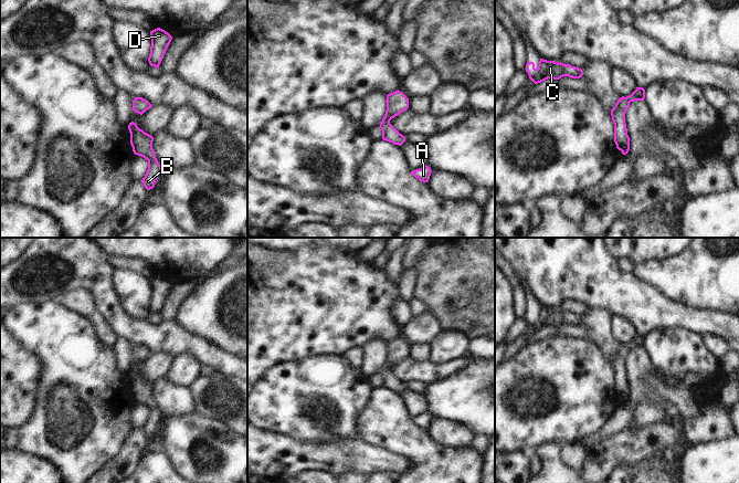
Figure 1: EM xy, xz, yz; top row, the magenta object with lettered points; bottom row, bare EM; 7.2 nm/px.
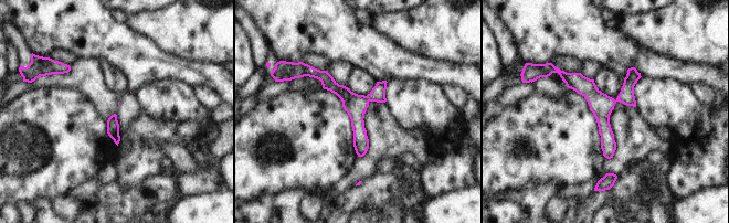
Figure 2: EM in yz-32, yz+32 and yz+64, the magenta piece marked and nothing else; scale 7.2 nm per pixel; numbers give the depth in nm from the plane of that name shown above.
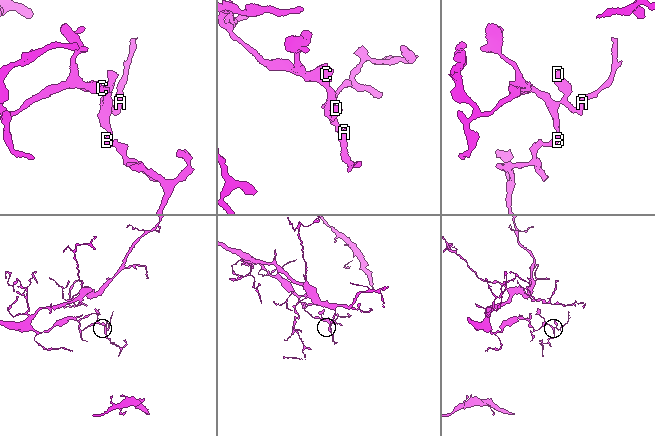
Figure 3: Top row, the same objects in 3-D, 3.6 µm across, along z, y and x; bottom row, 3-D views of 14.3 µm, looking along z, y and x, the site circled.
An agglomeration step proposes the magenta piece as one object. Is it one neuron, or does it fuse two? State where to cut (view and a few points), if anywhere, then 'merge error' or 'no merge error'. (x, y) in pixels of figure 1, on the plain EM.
no cut; no merge error

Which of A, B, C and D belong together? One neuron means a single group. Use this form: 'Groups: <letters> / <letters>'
Groups: A B C D.

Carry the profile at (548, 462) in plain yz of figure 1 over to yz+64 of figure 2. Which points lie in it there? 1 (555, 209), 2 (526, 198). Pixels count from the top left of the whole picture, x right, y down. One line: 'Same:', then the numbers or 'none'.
Same: 2

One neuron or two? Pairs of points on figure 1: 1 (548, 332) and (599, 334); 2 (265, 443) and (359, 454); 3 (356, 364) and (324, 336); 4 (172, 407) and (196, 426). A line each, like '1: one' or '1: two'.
1: one
2: one
3: two
4: two

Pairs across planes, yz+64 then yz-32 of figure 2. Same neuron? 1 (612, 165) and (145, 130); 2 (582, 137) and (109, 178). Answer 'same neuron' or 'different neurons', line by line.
1: different neurons
2: different neurons

